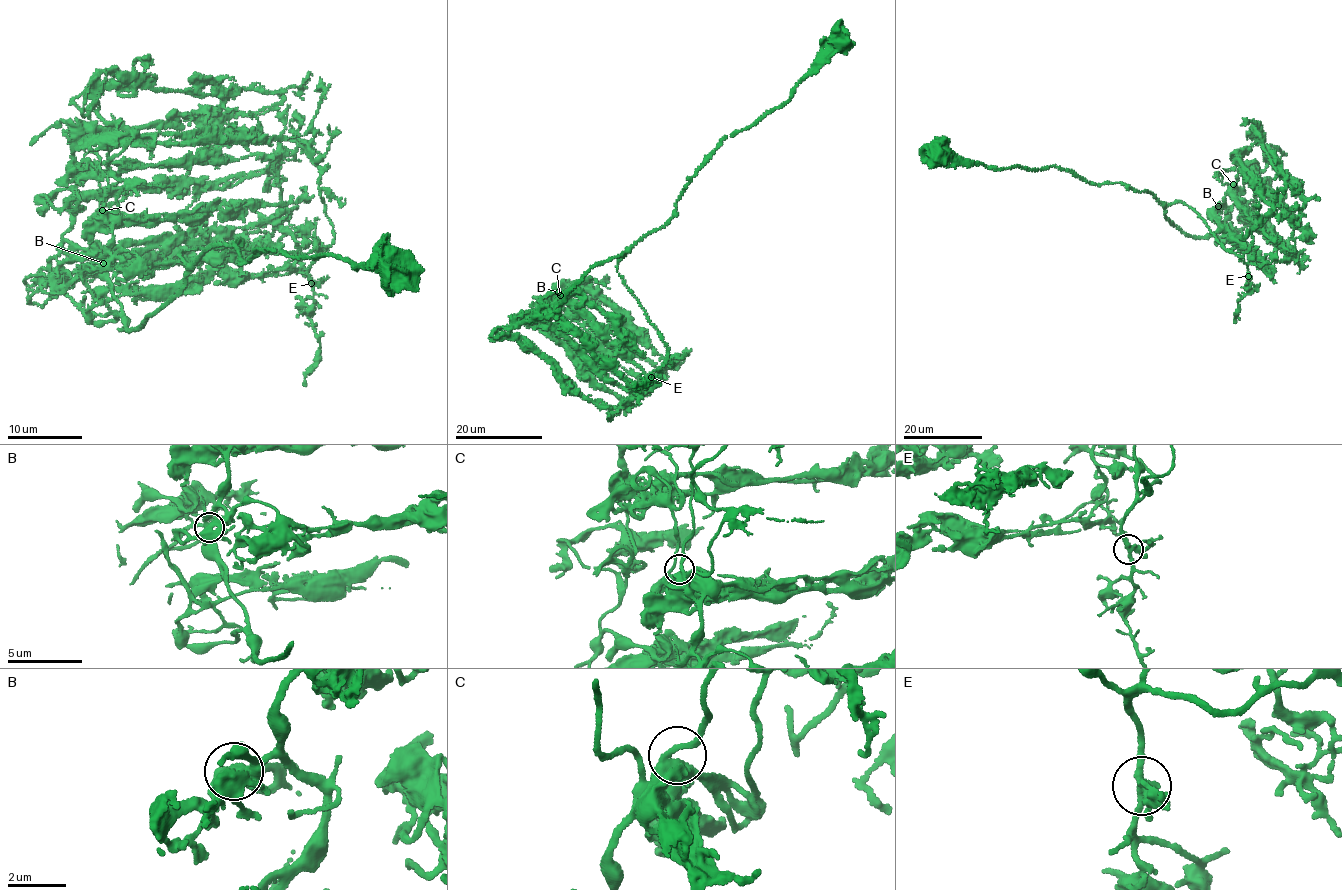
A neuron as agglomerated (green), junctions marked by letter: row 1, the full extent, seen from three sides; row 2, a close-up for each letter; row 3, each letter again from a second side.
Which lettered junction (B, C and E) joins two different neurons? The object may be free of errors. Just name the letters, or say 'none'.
none

